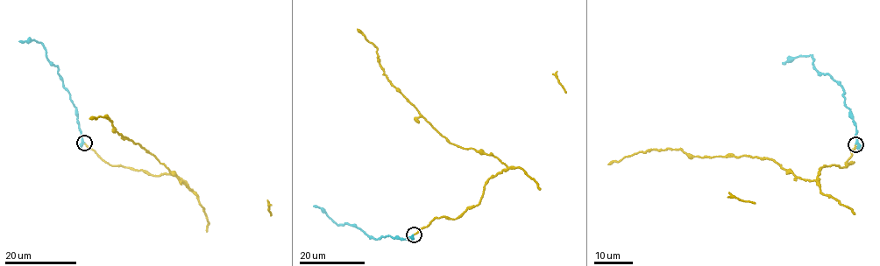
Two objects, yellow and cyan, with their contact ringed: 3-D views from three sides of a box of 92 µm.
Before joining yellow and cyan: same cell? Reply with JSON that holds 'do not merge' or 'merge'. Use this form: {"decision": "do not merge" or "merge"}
{"decision": "merge"}

